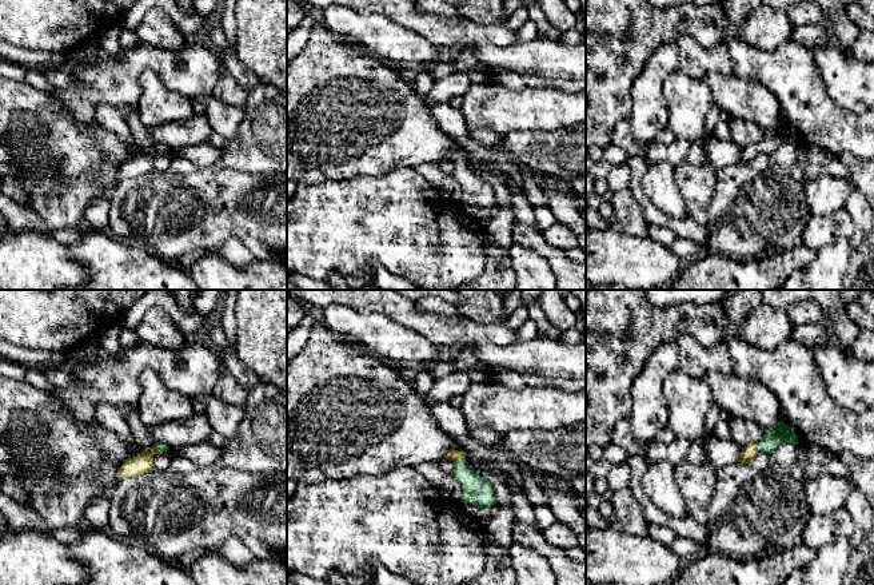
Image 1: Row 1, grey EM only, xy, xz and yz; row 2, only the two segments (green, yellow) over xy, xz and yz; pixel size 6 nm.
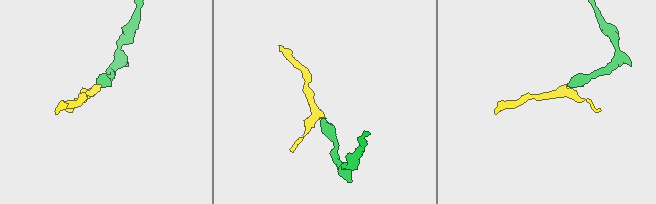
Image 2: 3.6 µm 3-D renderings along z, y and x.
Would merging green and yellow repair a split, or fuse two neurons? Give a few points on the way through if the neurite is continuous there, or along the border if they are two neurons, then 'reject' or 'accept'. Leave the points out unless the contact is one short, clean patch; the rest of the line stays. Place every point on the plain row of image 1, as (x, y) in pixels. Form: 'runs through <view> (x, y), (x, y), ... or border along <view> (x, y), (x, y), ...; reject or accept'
runs through xz (475, 191), (458, 162), (453, 156); accept

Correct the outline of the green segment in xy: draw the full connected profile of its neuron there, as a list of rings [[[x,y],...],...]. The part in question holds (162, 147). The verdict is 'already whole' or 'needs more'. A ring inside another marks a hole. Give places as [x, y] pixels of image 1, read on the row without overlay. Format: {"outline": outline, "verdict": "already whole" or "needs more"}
{"outline": [[[161,143],[153,146],[152,152],[143,151],[140,155],[127,160],[117,171],[117,180],[137,178],[155,168],[153,156],[169,151],[169,147]]], "verdict": "needs more"}

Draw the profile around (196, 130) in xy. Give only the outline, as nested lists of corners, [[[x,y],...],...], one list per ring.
[[[203,112],[195,114],[187,120],[175,120],[148,130],[155,144],[161,143],[169,148],[207,143],[213,132],[208,118]]]

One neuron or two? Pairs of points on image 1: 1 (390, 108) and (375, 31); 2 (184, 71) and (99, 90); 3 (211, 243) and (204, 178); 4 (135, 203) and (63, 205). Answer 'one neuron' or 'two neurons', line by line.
1: two neurons
2: one neuron
3: one neuron
4: two neurons

